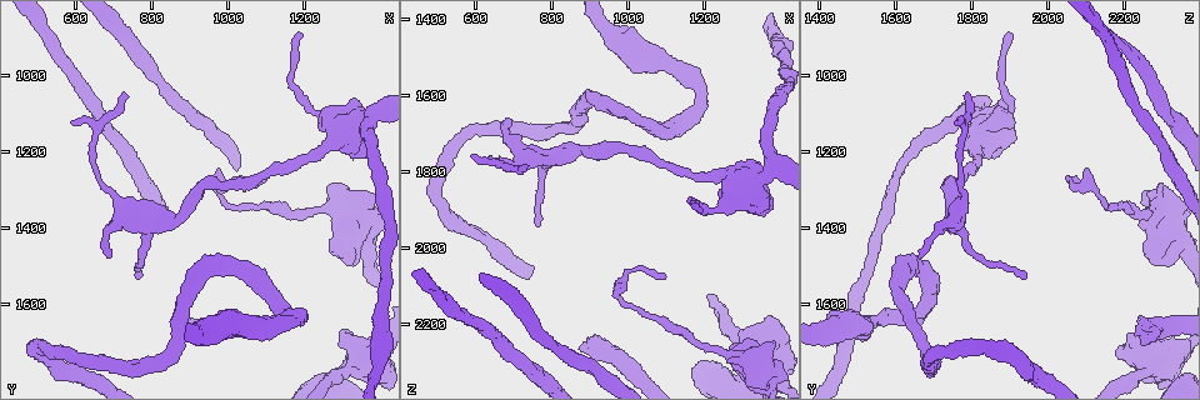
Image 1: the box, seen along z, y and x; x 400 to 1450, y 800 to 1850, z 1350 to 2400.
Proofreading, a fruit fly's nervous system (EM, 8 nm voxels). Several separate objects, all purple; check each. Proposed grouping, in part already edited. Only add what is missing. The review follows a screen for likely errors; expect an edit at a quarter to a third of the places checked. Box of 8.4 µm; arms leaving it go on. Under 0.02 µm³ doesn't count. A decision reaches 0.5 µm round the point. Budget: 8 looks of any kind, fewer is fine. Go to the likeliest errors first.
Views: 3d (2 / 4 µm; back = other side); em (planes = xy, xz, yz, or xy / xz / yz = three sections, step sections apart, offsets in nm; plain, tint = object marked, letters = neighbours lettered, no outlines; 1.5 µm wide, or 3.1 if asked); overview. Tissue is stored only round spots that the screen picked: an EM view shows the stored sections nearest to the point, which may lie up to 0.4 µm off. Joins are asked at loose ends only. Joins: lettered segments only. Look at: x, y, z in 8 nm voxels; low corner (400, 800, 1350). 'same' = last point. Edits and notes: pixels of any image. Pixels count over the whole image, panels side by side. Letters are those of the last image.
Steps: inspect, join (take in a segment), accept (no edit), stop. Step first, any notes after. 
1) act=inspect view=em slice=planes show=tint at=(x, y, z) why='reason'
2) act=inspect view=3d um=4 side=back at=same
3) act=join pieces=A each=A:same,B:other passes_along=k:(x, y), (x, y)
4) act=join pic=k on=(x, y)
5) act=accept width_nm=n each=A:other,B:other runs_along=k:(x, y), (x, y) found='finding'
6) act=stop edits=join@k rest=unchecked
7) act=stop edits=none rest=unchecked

act=inspect view=3d um=4 at=(690, 1470, 1670) why='tapers out'

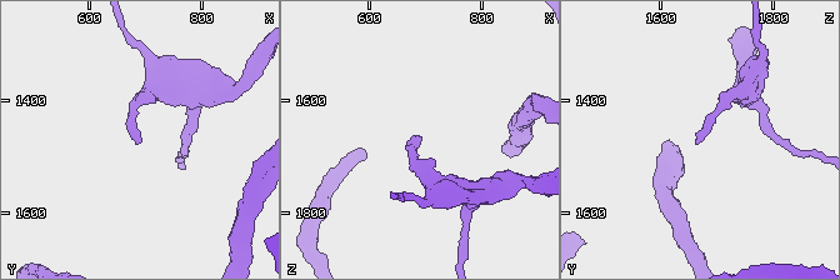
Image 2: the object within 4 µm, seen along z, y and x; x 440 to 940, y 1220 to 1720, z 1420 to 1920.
act=inspect view=em slice=planes show=letters at=(685, 1475, 1670) why='now the EM'

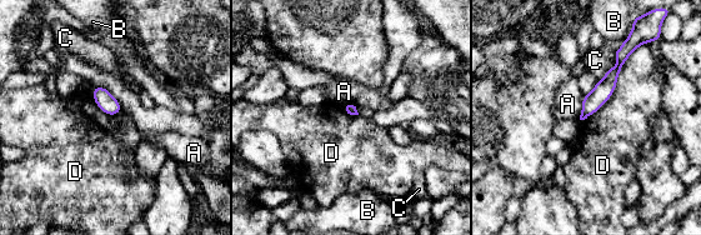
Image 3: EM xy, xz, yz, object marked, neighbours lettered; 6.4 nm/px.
act=accept longest_contact=D:650nm each=A:other,B:other,C:other,D:other found='no lettered segment goes on from it'

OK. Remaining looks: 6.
act=inspect view=3d um=4 at=(1200, 900, 1900) why='tapers out'

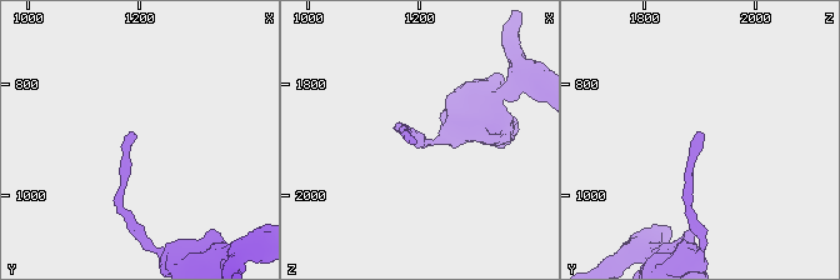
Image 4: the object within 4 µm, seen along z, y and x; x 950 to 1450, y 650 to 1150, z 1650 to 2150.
act=inspect view=em slice=yz step=8 show=tint at=(1195, 900, 1910)

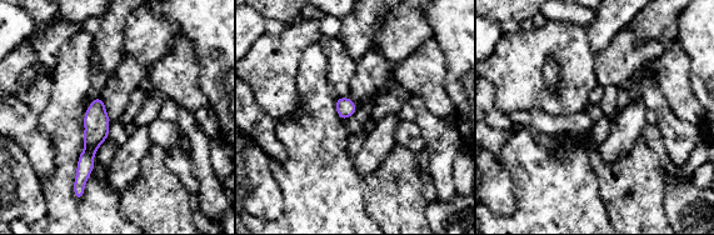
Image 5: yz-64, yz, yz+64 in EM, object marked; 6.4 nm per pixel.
act=inspect view=em slice=planes show=letters at=same why='another direction'

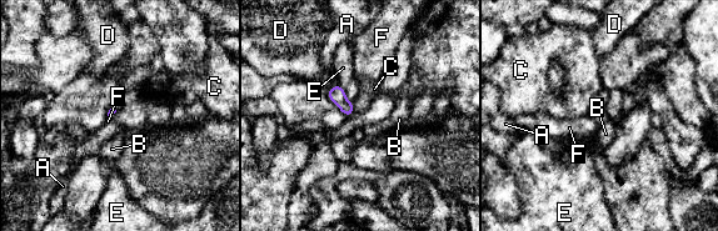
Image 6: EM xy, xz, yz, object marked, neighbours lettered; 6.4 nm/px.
act=accept each=A:other,B:other,C:other,D:other,E:other,F:other border=6:(353, 103), (353, 113), (348, 117) found='no lettered segment goes on from it'

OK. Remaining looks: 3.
act=inspect view=em slice=xy step=8 show=tint at=(760, 1530, 1945) why='thin end'

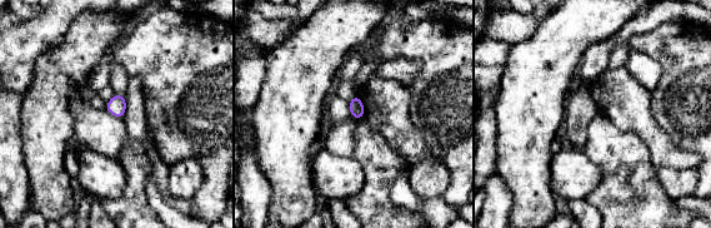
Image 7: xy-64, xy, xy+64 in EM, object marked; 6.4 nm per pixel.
act=inspect view=em slice=xz step=4 show=letters at=same why='another direction'

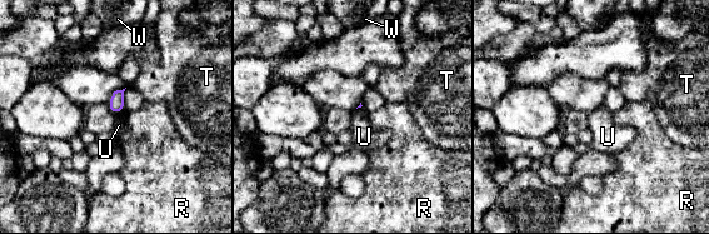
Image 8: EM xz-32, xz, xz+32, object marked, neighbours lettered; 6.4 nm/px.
act=accept each=R:other,T:other,U:other,W:other border=8:(123, 110), (115, 114) found='none of them fits'

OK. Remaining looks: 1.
act=stop edits=none rest=unchecked

